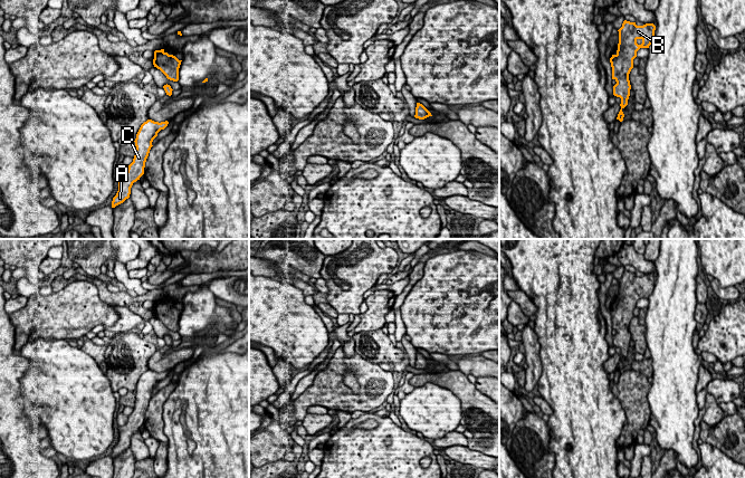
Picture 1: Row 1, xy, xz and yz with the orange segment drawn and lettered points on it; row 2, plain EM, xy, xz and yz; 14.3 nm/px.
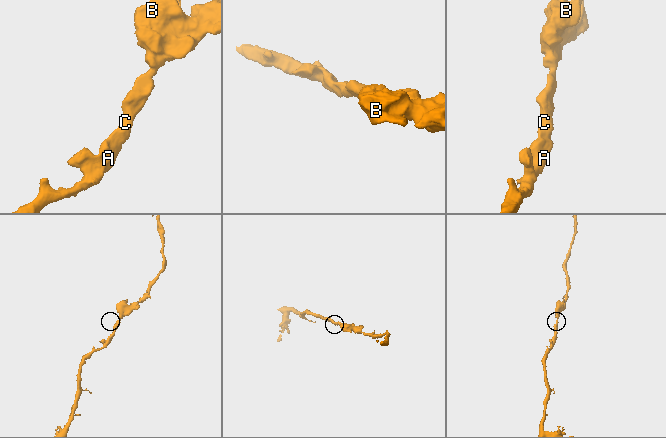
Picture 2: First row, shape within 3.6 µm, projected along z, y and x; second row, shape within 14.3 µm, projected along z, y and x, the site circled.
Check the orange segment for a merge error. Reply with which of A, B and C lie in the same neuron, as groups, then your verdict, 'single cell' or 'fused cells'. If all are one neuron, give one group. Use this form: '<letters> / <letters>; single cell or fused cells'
A B C; single cell

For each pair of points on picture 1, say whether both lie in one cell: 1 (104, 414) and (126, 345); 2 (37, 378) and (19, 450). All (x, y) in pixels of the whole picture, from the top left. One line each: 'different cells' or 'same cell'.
1: different cells
2: different cells

